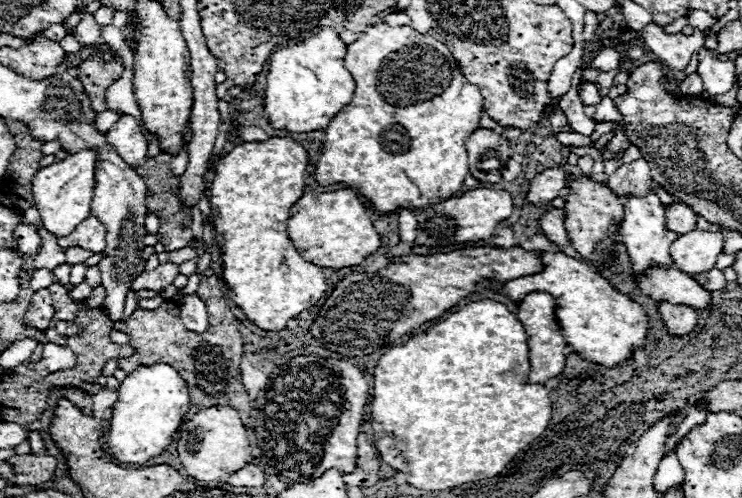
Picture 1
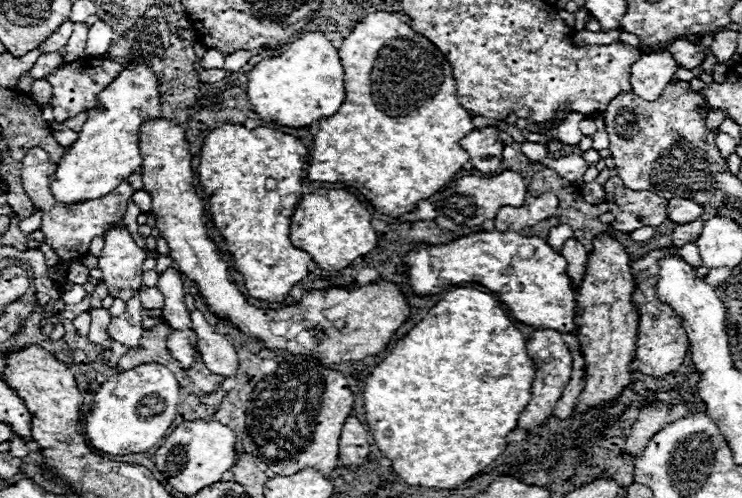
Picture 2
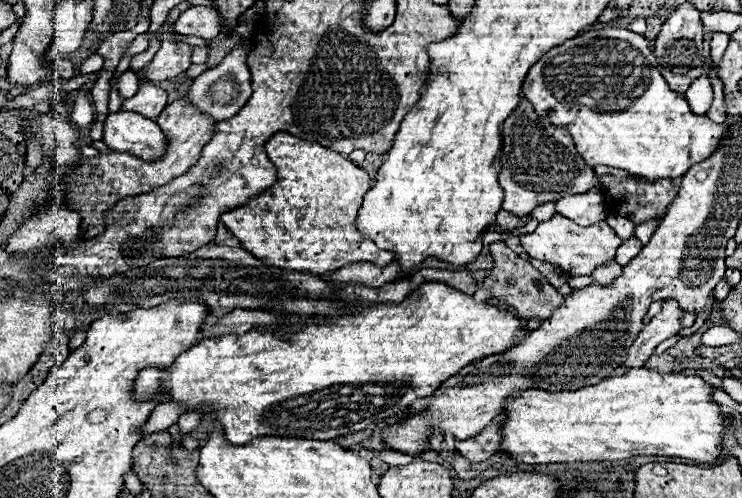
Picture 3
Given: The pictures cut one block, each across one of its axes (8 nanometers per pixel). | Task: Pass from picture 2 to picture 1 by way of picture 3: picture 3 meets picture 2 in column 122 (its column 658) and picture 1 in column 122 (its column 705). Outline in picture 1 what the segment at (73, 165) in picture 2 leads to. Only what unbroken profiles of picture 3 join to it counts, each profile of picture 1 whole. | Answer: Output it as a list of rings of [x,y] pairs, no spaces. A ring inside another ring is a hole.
[[[120,116],[120,120],[104,134],[106,142],[126,160],[126,164],[140,166],[146,158],[148,140],[134,116]]]

